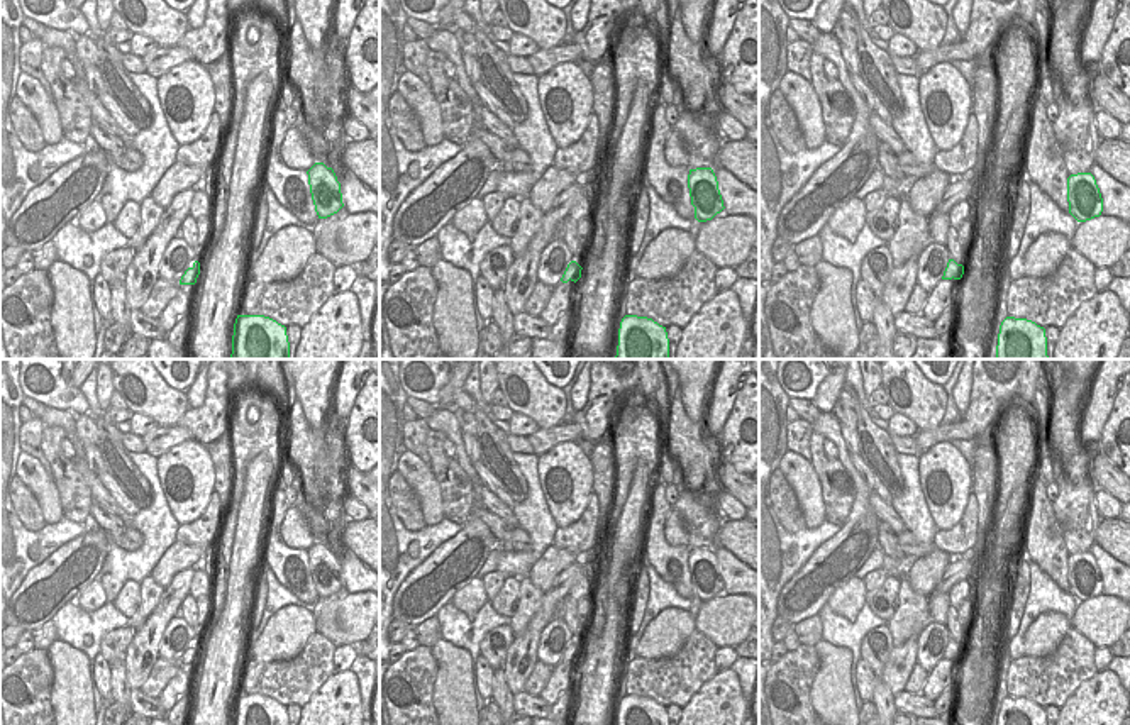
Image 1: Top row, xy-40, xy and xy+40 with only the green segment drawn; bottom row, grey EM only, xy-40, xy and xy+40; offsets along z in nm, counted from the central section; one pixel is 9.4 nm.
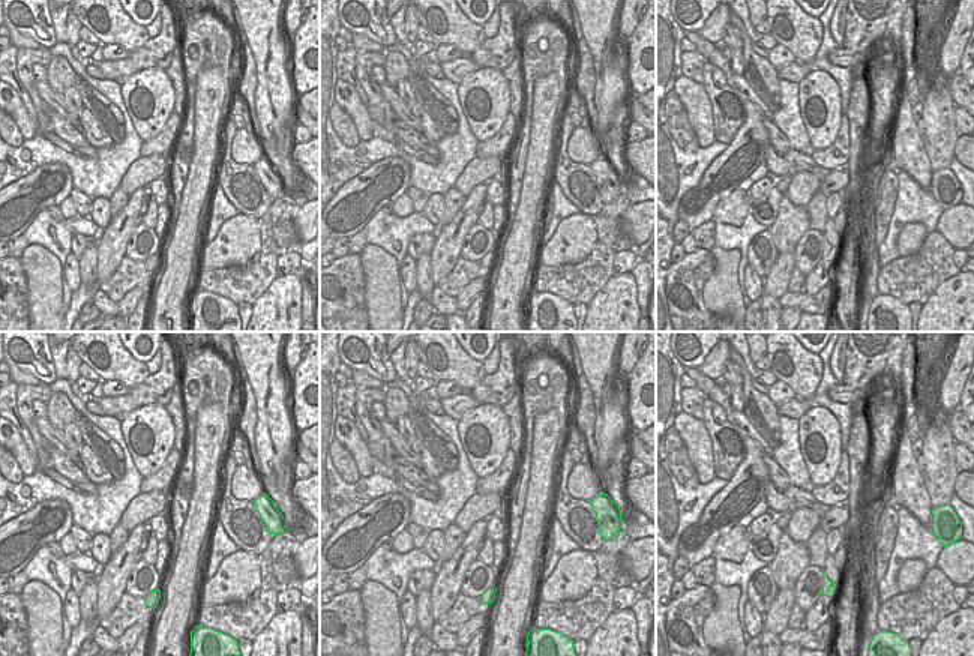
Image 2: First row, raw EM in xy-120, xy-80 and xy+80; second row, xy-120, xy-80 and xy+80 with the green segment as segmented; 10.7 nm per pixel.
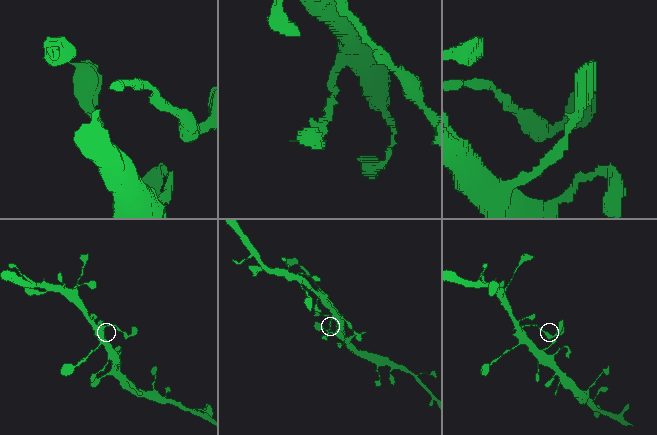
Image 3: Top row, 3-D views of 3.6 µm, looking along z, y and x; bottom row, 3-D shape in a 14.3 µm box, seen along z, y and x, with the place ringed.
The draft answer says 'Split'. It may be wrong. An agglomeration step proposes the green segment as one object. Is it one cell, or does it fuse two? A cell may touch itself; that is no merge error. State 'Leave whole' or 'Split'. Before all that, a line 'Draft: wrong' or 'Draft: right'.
Draft: wrong
Leave whole.

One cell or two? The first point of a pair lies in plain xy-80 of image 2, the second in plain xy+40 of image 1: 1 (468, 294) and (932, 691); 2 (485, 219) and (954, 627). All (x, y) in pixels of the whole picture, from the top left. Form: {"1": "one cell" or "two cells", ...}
{"1": "one cell", "2": "one cell"}

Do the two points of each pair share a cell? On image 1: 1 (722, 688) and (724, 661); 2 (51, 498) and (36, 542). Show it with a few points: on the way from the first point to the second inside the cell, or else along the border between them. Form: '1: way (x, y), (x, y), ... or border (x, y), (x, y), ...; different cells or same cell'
1: border (729, 668), (715, 673); different cells
2: border (63, 517), (46, 524); different cells

